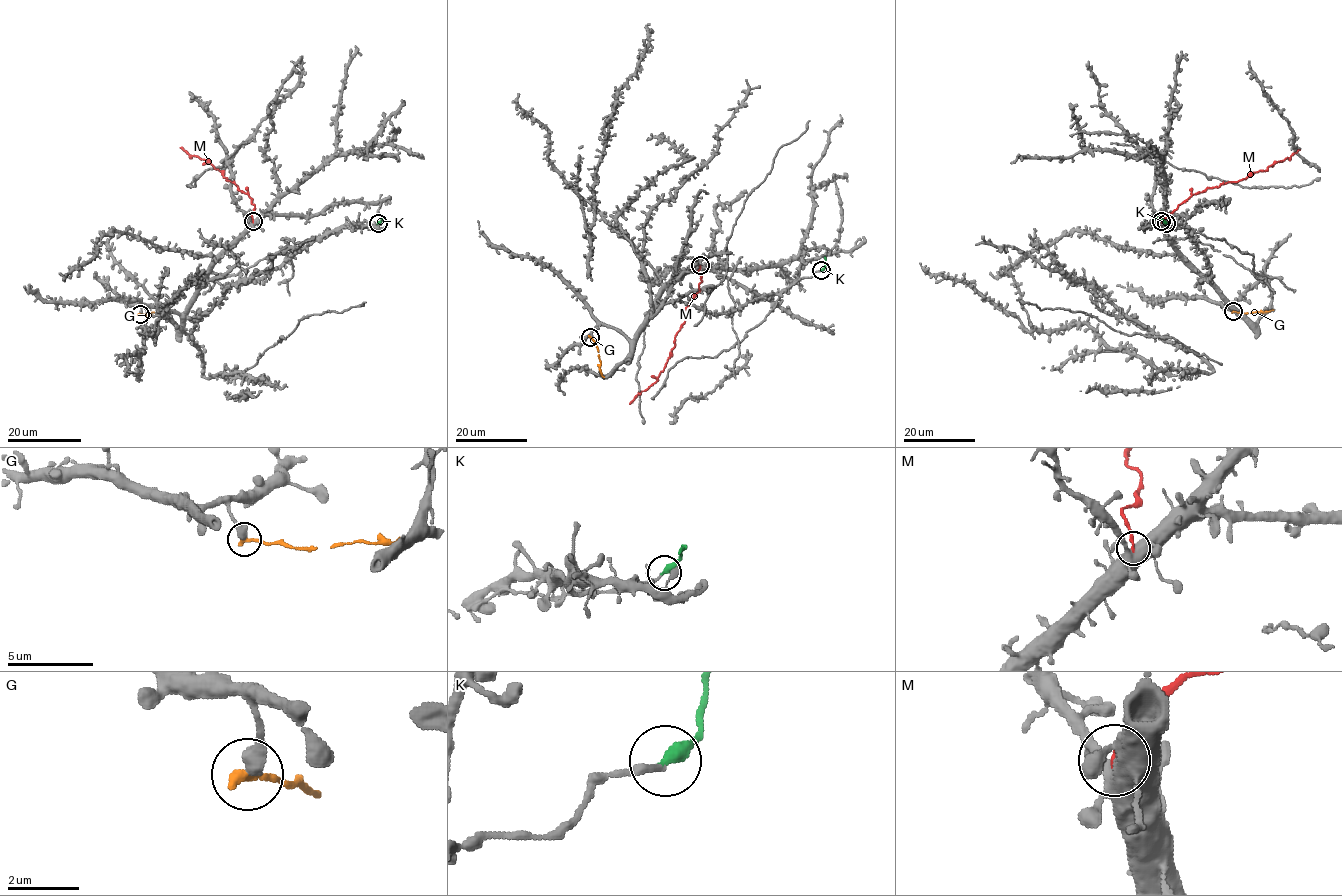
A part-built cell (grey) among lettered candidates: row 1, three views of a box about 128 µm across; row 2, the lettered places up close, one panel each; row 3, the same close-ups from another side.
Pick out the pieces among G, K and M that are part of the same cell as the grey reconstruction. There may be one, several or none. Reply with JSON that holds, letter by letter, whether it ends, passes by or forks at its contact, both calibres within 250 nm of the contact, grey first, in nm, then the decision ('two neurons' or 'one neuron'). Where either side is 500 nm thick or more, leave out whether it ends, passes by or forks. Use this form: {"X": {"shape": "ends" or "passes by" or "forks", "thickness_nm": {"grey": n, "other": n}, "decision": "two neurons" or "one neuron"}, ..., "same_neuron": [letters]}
{"G": {"shape": "ends", "thickness_nm": {"grey": 480, "other": 280}, "decision": "two neurons"}, "K": {"shape": "ends", "thickness_nm": {"grey": 190, "other": 400}, "decision": "one neuron"}, "M": {"shape": "ends", "thickness_nm": {"grey": 480, "other": 180}, "decision": "two neurons"}, "same_neuron": ["K"]}

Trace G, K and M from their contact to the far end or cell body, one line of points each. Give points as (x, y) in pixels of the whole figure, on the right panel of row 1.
G: (1233, 311), (1253, 313), (1273, 309)
K: (1166, 223), (1159, 218), (1152, 219)
M: (1161, 221), (1193, 194), (1266, 170), (1300, 150)

